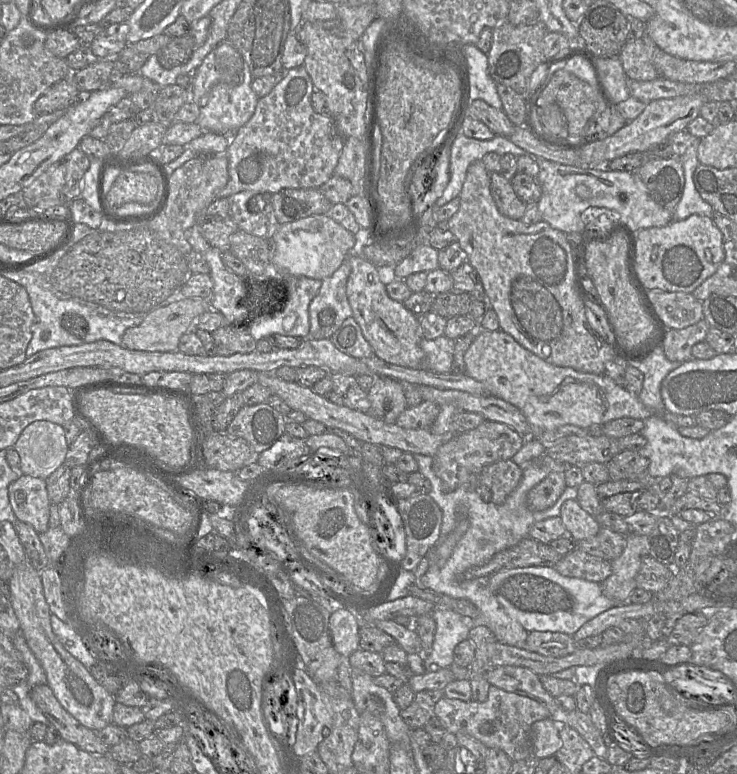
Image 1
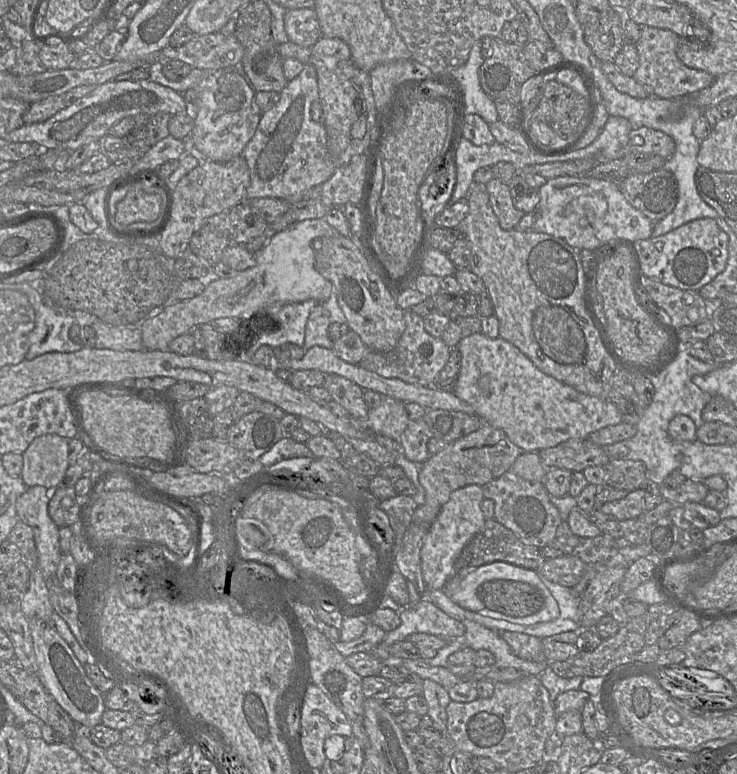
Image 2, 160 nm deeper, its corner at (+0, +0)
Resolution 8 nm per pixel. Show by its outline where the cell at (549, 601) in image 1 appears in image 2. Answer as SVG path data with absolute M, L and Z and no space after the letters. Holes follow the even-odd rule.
M497 561L469 571L457 571L445 584L444 591L460 607L494 619L505 620L522 626L533 626L555 621L560 612L562 619L576 622L580 629L580 599L573 589L553 583L534 570L506 562Z

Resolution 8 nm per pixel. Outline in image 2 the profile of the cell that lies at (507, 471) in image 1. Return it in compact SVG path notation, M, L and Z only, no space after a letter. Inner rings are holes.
M509 470L481 488L483 497L494 503L493 520L511 530L524 543L543 549L554 541L556 530L563 519L542 482L524 480Z

